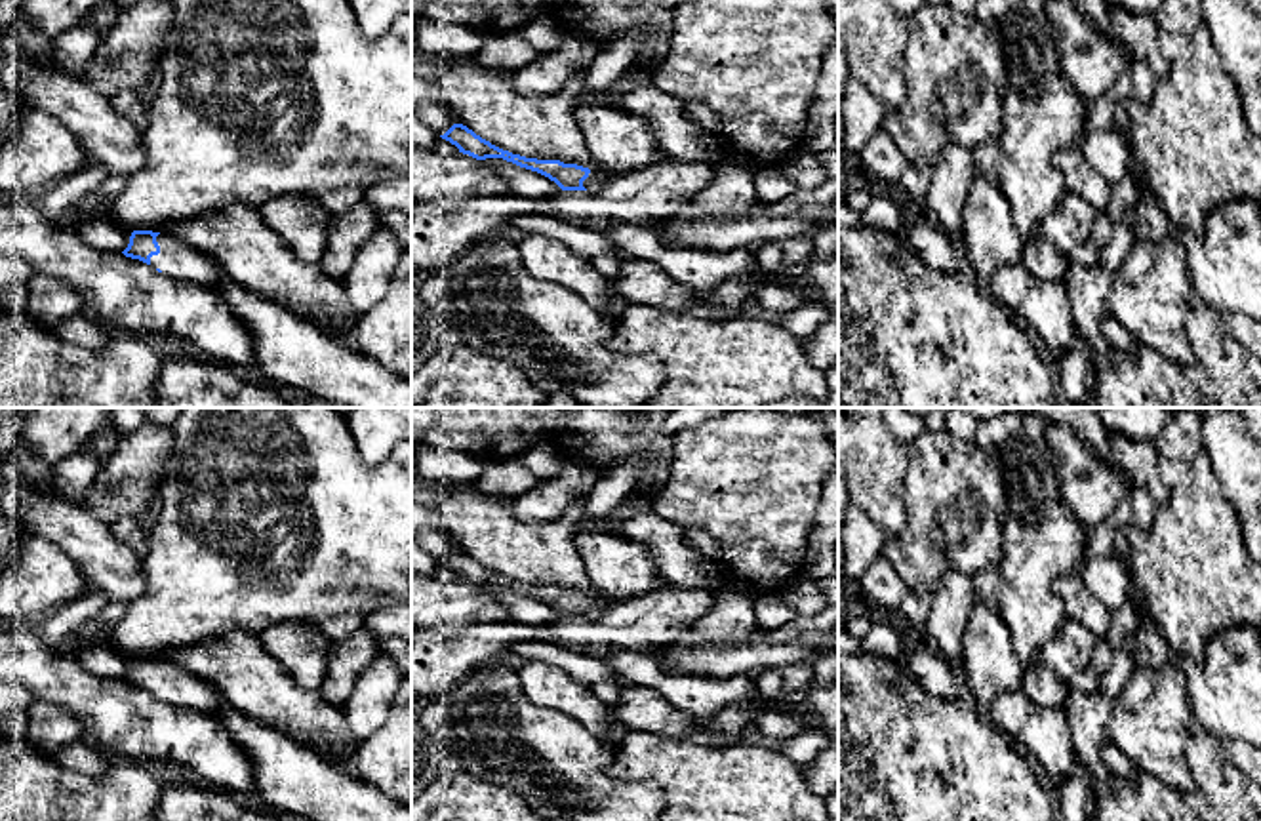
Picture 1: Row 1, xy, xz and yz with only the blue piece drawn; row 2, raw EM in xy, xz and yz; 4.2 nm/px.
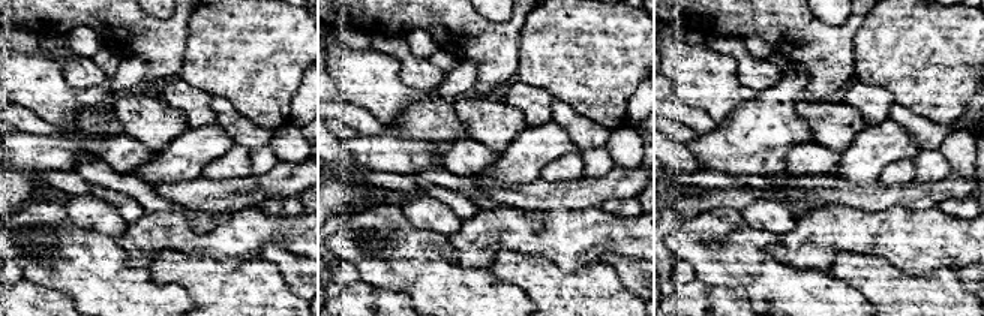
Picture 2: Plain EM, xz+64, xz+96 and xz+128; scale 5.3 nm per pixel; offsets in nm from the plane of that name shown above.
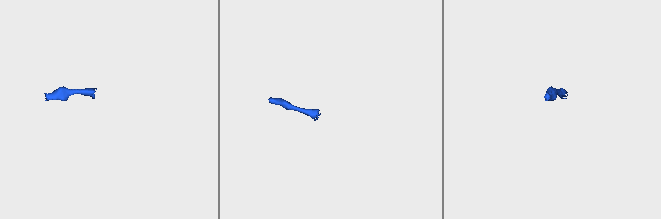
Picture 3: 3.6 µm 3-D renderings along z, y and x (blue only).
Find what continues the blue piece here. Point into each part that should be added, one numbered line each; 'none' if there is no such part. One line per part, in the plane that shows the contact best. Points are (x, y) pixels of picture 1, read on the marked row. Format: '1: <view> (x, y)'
1: xy (176, 260)

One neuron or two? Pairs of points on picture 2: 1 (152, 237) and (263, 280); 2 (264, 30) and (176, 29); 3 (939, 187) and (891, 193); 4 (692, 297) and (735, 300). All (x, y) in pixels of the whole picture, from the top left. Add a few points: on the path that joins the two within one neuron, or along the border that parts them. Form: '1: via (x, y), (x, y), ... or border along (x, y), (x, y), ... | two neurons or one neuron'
1: border along (159, 250), (204, 253), (227, 267) | two neurons
2: border along (191, 15), (182, 63) | two neurons
3: via (927, 193), (903, 193) | one neuron
4: via (702, 300), (725, 300) | one neuron

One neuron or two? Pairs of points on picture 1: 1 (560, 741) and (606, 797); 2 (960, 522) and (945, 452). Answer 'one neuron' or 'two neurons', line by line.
1: one neuron
2: one neuron

